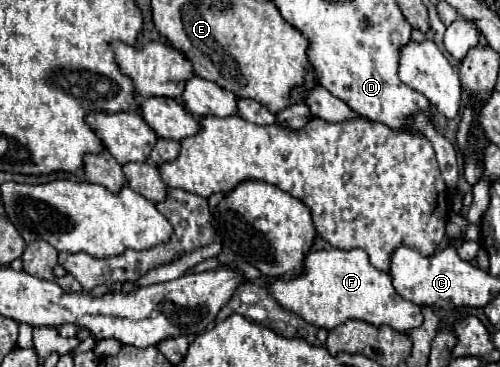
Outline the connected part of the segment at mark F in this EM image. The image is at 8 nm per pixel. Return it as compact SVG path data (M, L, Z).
M321 249L311 251L305 257L307 273L297 279L277 279L269 285L271 295L281 303L281 307L301 315L307 323L321 329L335 329L347 319L359 319L375 327L389 325L397 333L409 333L423 325L423 313L419 305L405 301L393 289L389 273L375 269L363 249Z

